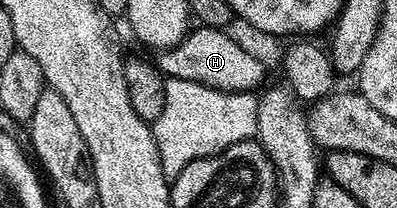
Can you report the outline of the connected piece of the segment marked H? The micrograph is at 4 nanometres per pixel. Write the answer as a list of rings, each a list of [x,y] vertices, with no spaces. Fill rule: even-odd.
[[[197,26],[189,30],[178,45],[169,47],[159,52],[158,66],[160,74],[169,79],[181,79],[182,81],[194,81],[203,87],[209,87],[215,91],[226,91],[229,93],[252,93],[255,87],[264,79],[264,67],[239,43],[236,39],[228,36],[227,30],[219,31],[213,27]]]

